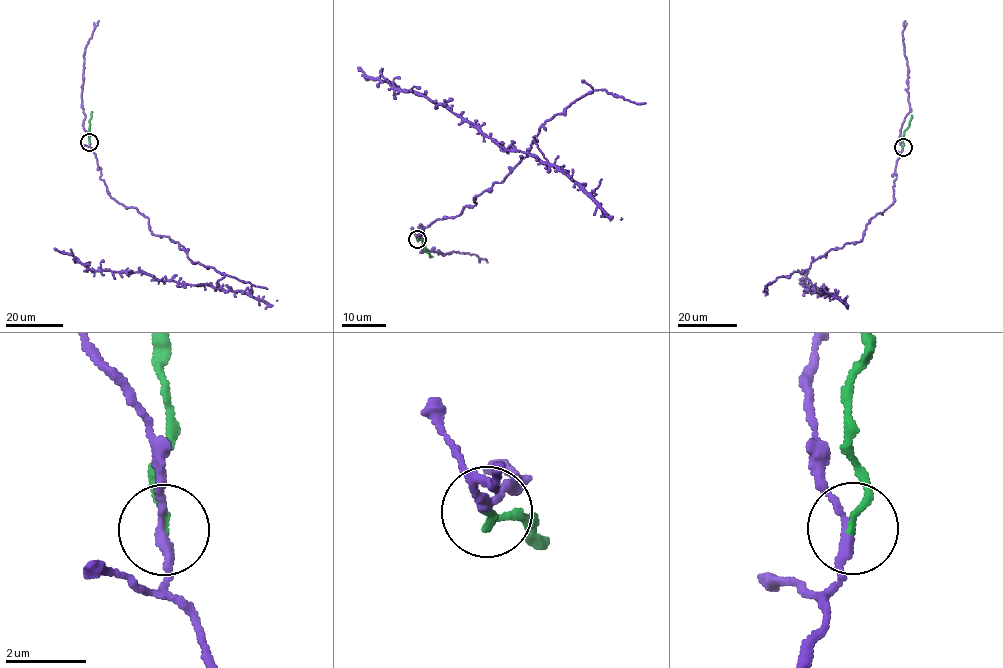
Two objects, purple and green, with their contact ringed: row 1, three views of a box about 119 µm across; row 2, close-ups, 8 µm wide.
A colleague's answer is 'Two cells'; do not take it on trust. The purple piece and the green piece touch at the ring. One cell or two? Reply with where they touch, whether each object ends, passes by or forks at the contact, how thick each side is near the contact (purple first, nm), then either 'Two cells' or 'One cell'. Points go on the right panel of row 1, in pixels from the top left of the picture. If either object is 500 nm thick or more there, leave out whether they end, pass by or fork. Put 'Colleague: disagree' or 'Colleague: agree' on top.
Colleague: agree
Place: (903, 147). At the ring purple passes by. At the ring green ends. Thickness 200 nm (purple) against 180 nm. Two cells

